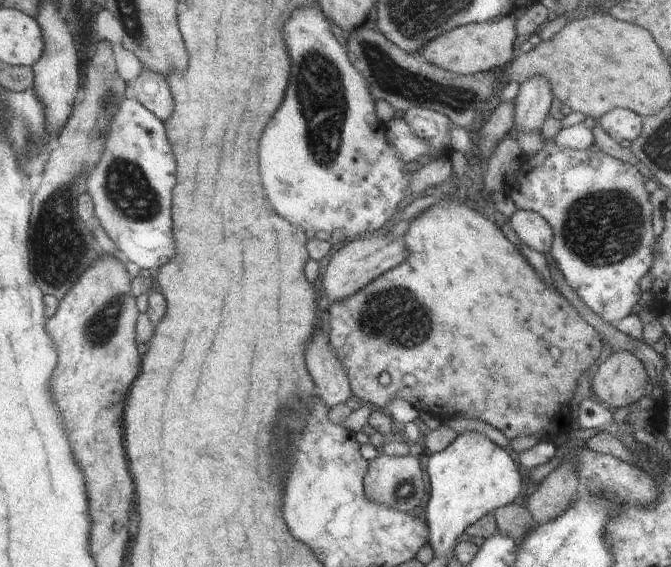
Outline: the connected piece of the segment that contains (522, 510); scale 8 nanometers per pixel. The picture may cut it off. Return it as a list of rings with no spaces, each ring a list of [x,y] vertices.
[[[512,503],[505,507],[498,507],[492,513],[498,524],[498,534],[511,538],[515,542],[524,539],[536,527],[528,507]]]

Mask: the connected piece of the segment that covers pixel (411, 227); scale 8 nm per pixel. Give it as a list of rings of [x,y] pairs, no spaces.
[[[450,197],[422,211],[409,222],[403,240],[407,250],[404,262],[381,274],[345,301],[324,305],[323,308],[330,324],[329,341],[345,368],[353,394],[362,400],[363,405],[366,404],[371,408],[380,408],[384,411],[387,411],[390,398],[400,397],[419,412],[422,411],[427,416],[432,415],[436,421],[440,420],[440,422],[450,417],[478,418],[500,430],[510,440],[514,436],[538,434],[539,438],[542,436],[544,441],[552,443],[560,433],[564,434],[564,432],[568,433],[572,430],[570,408],[566,410],[566,404],[572,400],[574,392],[576,392],[578,378],[588,371],[599,357],[604,344],[602,336],[582,319],[574,308],[569,306],[554,286],[552,290],[548,290],[540,282],[540,278],[534,274],[532,266],[526,262],[526,258],[522,254],[516,252],[516,245],[508,242],[502,229],[496,226],[493,219],[485,218],[480,212],[468,208],[459,199]]]

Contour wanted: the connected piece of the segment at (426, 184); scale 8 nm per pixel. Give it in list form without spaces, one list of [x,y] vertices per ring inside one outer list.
[[[447,156],[436,157],[422,165],[412,172],[412,180],[410,180],[410,191],[412,195],[421,195],[423,191],[440,182],[451,180],[454,172],[451,167],[451,159]]]

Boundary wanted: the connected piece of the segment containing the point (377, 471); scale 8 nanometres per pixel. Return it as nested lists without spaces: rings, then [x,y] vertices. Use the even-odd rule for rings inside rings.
[[[380,452],[379,457],[365,463],[363,485],[366,500],[404,512],[410,512],[416,508],[424,496],[422,468],[418,459],[411,454],[391,457]]]

